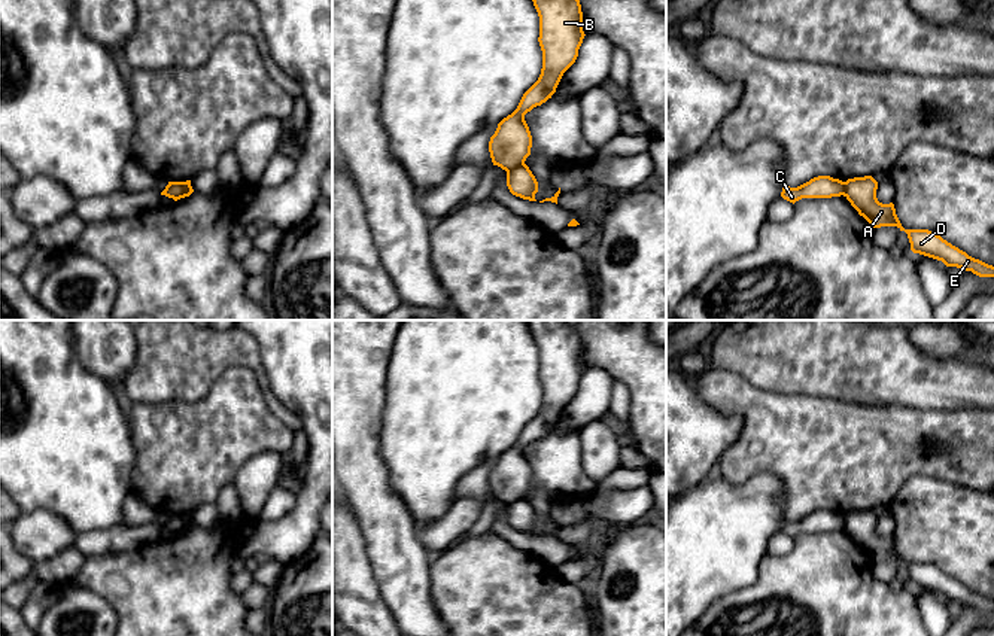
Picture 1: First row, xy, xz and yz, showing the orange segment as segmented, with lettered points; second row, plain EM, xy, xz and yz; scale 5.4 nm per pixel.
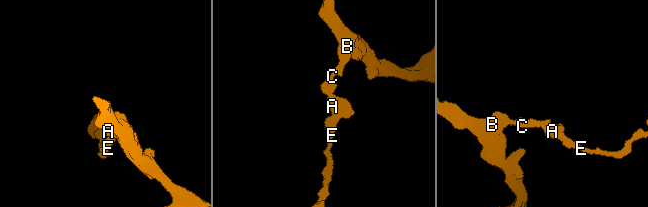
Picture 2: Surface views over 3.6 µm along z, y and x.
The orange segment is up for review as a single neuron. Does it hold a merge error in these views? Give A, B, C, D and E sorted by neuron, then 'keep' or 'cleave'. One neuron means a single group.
groups A D E / B C; cleave

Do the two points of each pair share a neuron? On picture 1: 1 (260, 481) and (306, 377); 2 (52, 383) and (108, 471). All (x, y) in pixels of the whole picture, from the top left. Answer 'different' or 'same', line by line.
1: different
2: same

